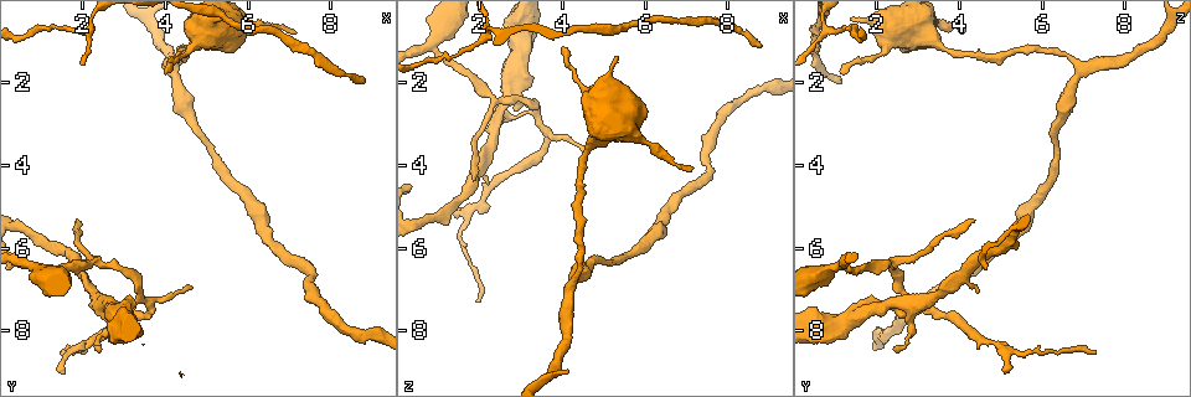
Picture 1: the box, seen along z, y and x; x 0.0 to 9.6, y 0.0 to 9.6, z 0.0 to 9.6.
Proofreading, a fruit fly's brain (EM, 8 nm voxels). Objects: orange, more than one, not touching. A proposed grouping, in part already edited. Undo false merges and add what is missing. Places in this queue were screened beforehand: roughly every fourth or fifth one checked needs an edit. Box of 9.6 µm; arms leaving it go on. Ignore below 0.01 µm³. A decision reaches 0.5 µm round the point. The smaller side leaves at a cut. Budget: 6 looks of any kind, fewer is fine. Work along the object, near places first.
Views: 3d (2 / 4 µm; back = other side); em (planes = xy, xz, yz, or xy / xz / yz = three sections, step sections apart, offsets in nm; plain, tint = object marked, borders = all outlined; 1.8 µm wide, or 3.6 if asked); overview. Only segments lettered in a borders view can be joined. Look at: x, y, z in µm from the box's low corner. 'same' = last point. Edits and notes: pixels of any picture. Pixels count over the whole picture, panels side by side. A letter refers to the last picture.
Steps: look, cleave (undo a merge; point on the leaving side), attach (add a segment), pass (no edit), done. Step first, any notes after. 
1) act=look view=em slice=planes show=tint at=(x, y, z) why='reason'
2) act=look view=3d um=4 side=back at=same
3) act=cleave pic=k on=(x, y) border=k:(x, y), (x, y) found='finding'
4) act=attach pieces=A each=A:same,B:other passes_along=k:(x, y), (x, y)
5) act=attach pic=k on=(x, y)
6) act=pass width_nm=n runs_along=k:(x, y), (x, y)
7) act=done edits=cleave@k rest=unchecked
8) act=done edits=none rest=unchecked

act=look view=em slice=xz step=4 show=tint at=(8.85, 1.90, 1.10)

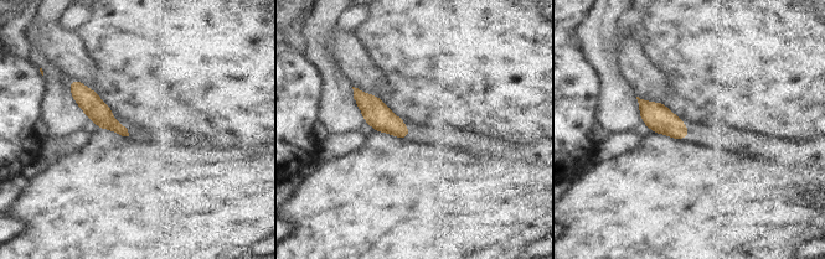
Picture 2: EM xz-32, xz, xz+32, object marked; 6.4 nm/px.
act=look view=em slice=planes show=borders at=same why='another direction'

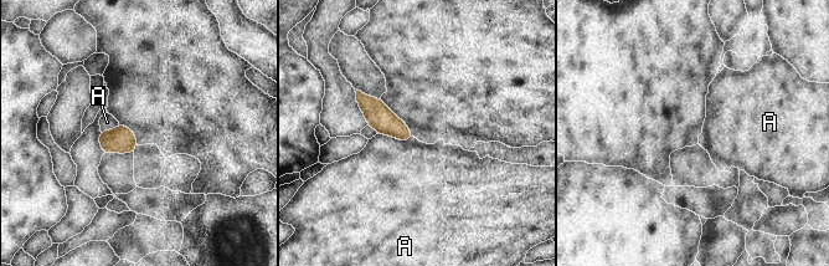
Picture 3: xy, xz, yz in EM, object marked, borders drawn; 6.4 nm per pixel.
act=pass each=A:other found='none of them fits'

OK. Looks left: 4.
act=look view=em slice=planes show=tint at=(2.15, 0.80, 0.80) why='a fork'

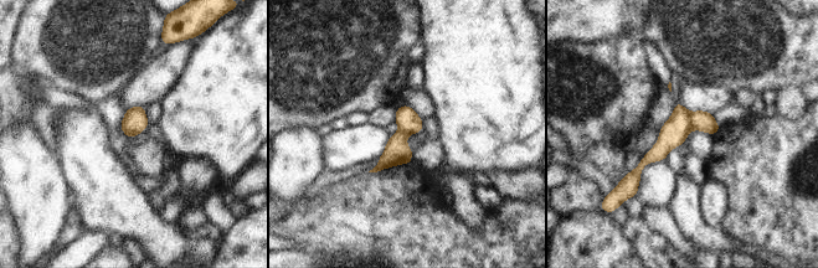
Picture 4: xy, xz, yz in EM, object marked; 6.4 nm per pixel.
act=look view=em slice=planes show=borders at=same why='see the neighbours'

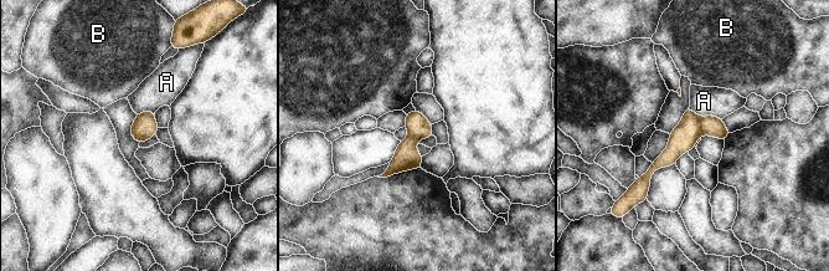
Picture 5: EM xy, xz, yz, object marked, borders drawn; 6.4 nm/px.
act=cleave pic=5 on=(712, 126) each=A:other,B:other found='a second neuron is stuck on'

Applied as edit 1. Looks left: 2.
act=done edits=cleave@5 rest=unchecked

